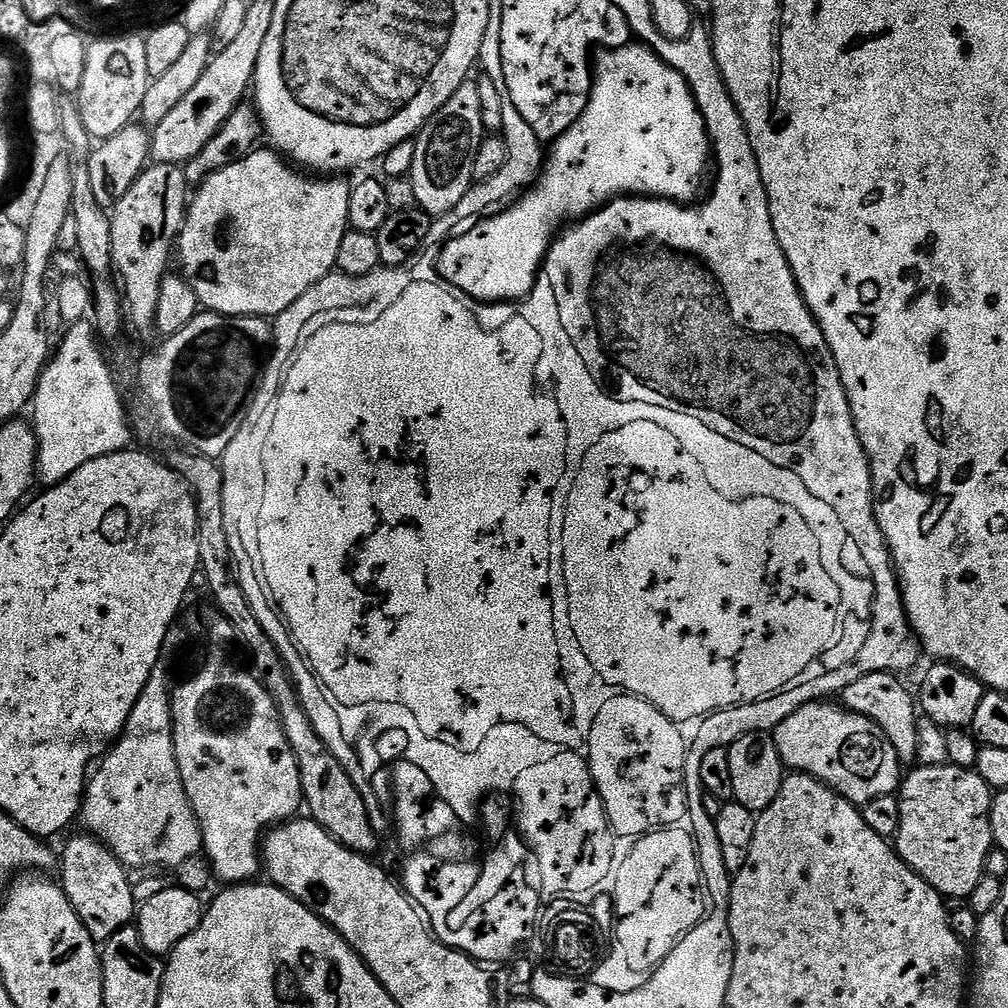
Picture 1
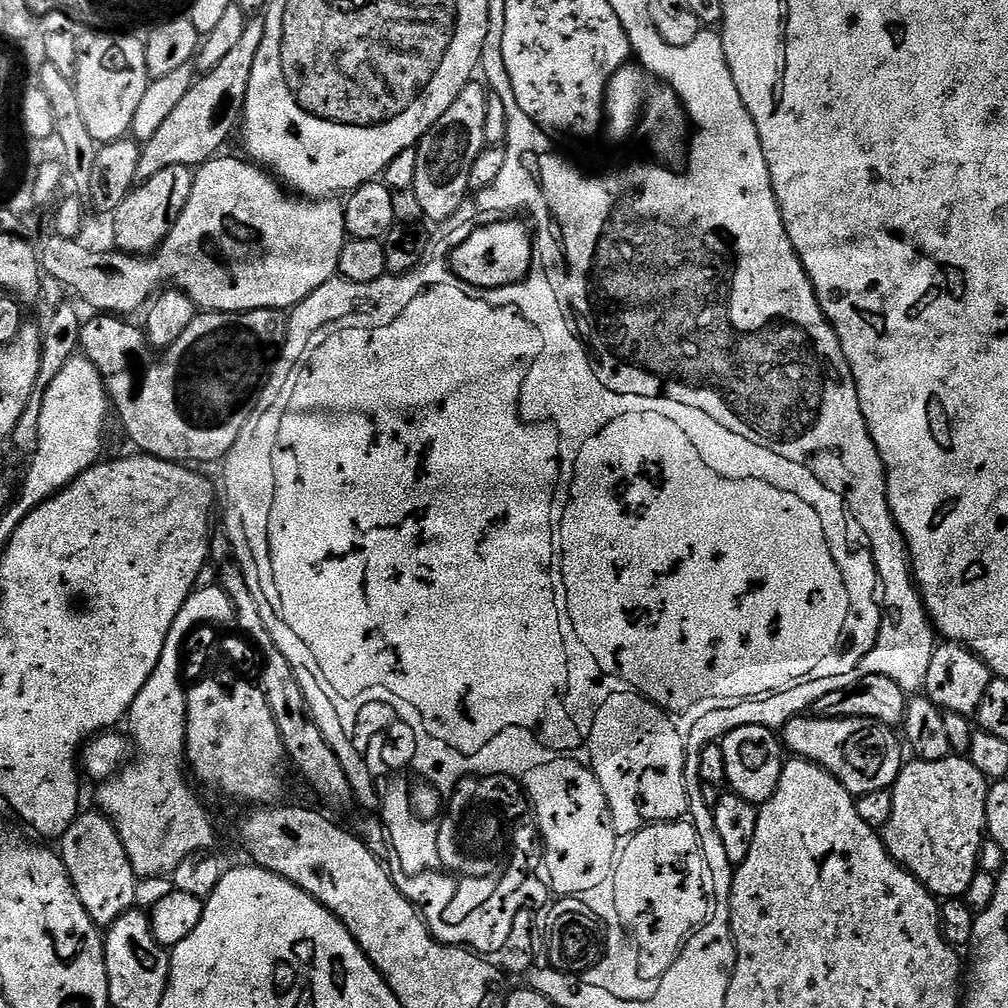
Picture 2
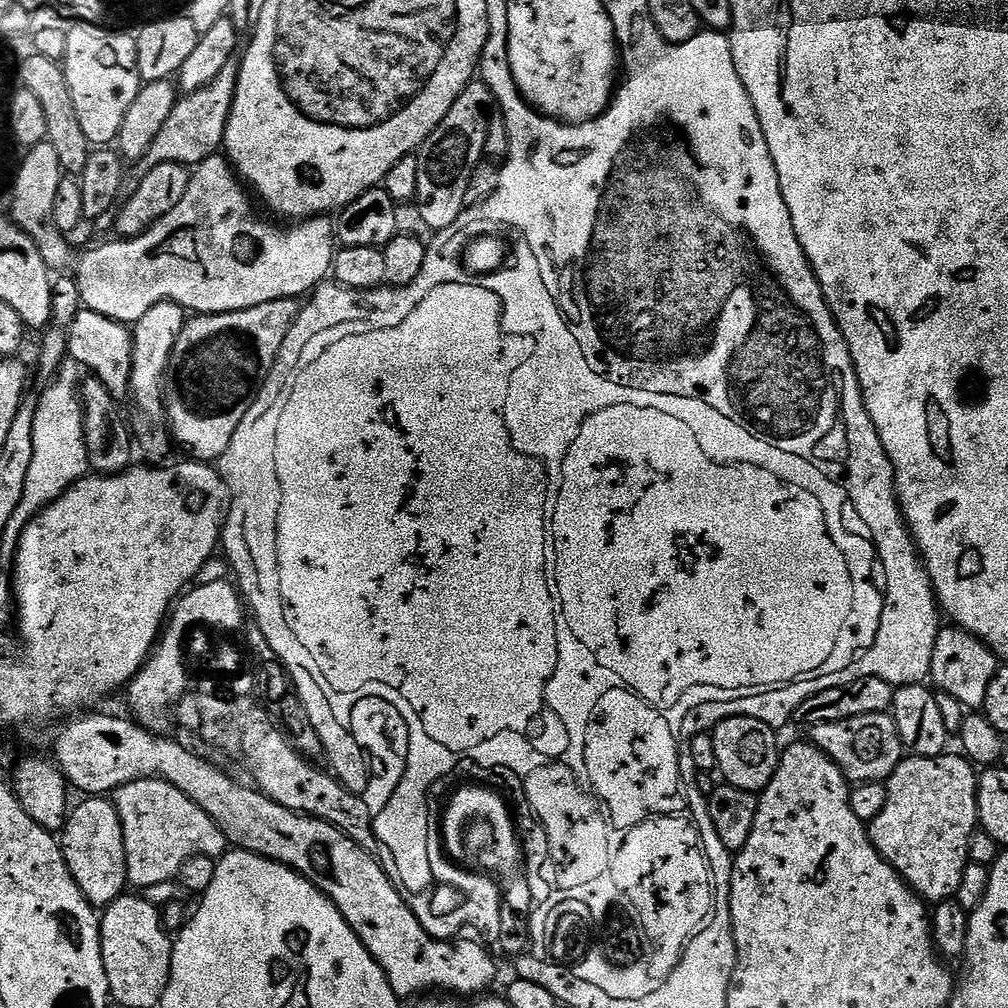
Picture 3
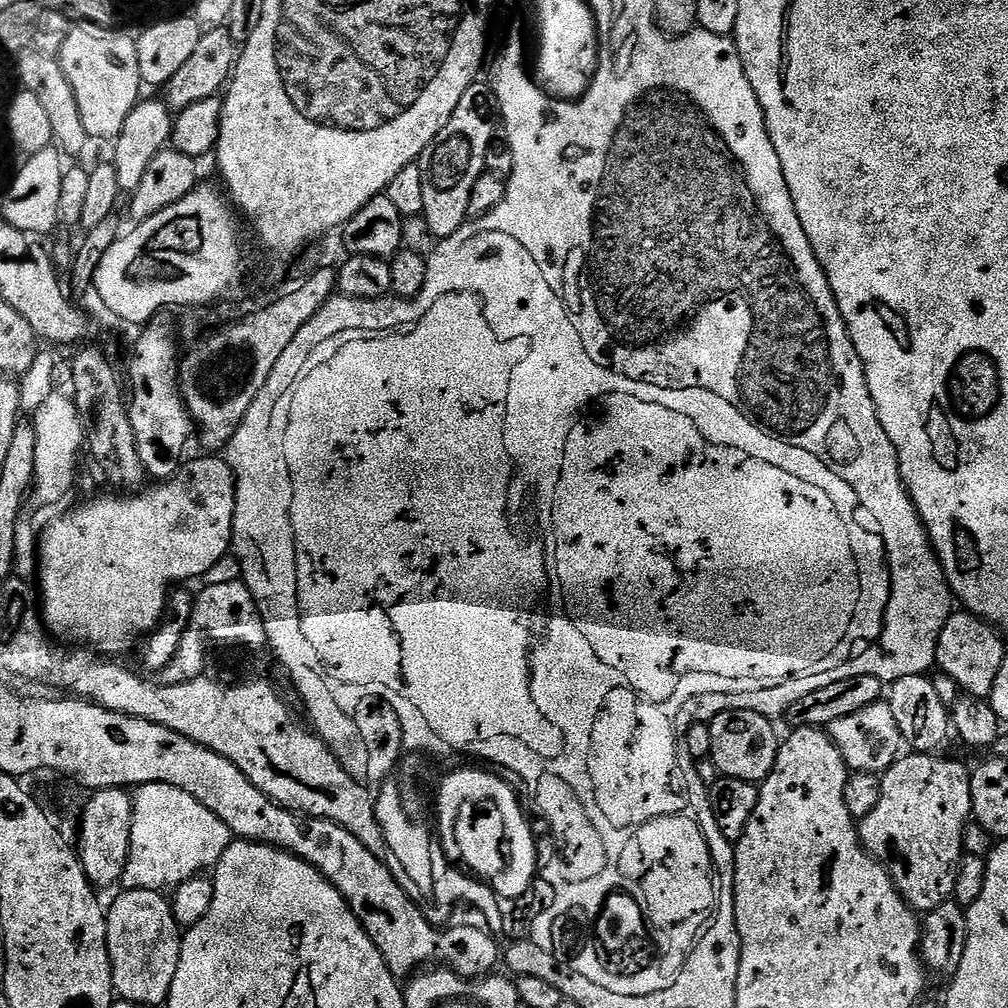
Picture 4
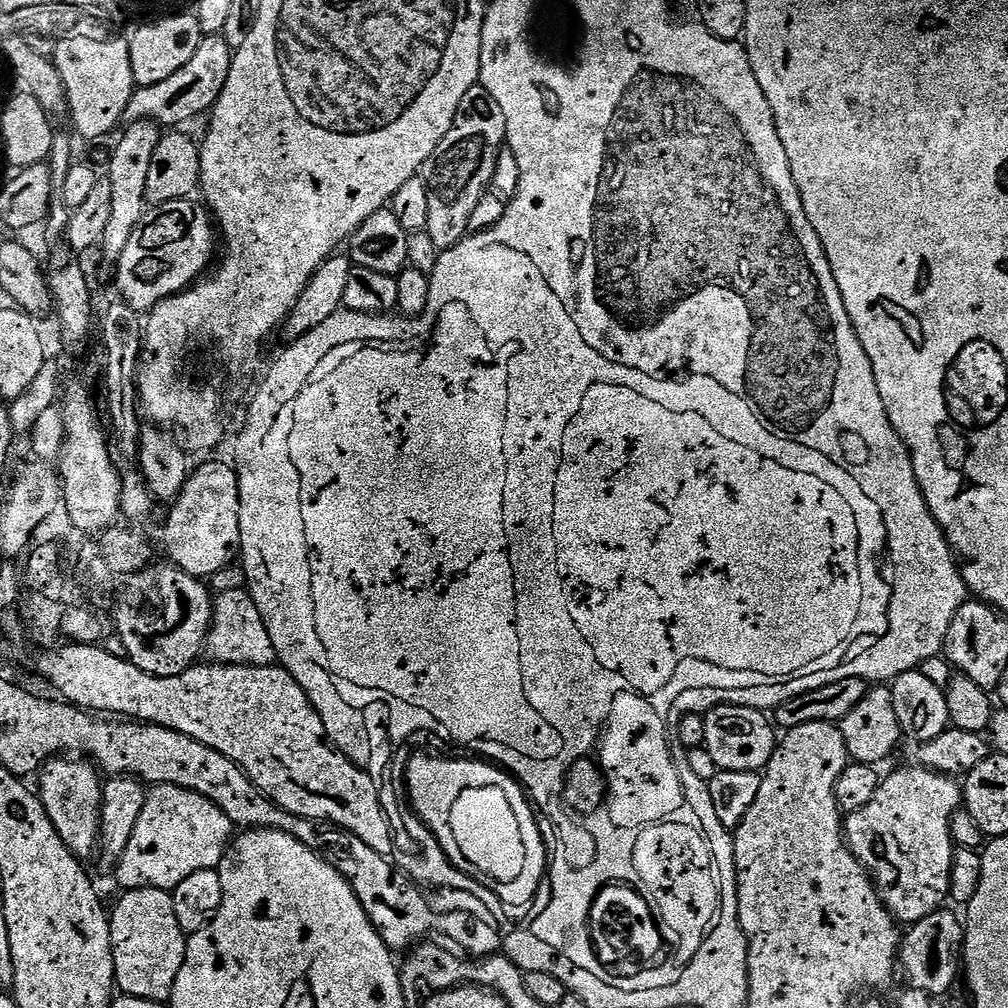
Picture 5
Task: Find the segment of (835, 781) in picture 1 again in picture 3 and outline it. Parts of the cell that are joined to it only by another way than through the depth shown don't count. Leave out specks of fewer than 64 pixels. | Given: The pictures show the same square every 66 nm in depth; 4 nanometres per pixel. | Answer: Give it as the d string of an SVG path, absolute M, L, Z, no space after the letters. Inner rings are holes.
M883 712L818 724L811 732L811 743L823 750L839 766L844 772L844 777L853 785L875 780L887 781L906 752L895 720Z

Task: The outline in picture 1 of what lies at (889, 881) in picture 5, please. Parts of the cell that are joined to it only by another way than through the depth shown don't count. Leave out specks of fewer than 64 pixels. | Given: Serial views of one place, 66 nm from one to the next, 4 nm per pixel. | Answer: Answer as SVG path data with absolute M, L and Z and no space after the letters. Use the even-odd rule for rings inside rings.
M953 764L942 765L926 765L916 766L911 769L912 773L903 777L902 783L898 789L900 798L900 809L902 810L902 820L898 822L898 830L894 837L894 847L897 854L905 860L905 862L914 869L930 886L934 886L934 890L938 890L940 895L945 898L951 898L953 901L964 902L970 894L974 894L974 886L978 886L978 882L986 874L984 867L986 866L986 858L990 854L990 850L994 847L992 843L992 827L990 826L990 810L992 809L992 798L994 790L979 774L971 768L959 768Z

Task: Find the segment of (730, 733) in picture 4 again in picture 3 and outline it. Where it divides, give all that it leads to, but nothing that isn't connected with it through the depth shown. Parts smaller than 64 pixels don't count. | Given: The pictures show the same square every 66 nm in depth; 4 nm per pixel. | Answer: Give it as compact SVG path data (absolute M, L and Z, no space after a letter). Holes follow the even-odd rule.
M735 716L726 718L721 724L711 729L714 746L718 754L716 763L719 775L727 783L738 786L747 792L757 794L763 792L764 787L774 778L780 765L782 743L778 737L777 729L771 728L766 722L749 716Z

